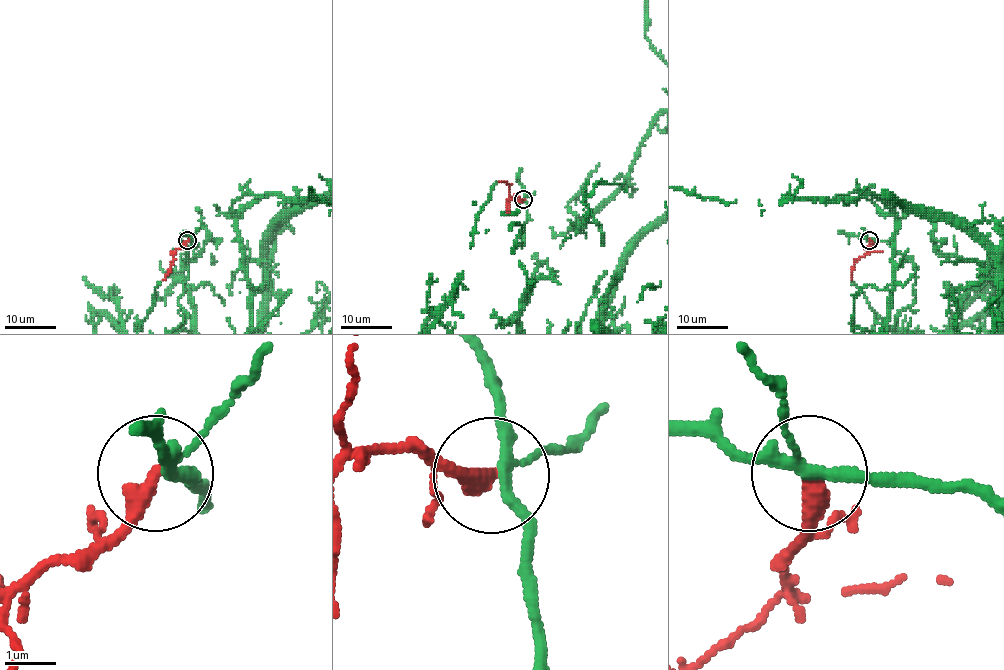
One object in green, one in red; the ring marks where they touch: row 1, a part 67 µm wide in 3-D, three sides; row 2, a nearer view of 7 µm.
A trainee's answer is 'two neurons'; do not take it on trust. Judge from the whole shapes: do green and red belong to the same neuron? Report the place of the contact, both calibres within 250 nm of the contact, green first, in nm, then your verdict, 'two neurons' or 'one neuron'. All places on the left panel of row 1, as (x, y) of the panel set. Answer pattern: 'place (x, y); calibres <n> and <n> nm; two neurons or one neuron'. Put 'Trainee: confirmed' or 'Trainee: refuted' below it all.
place (187, 240); calibres 190 and 400 nm; two neurons
Trainee: confirmed

